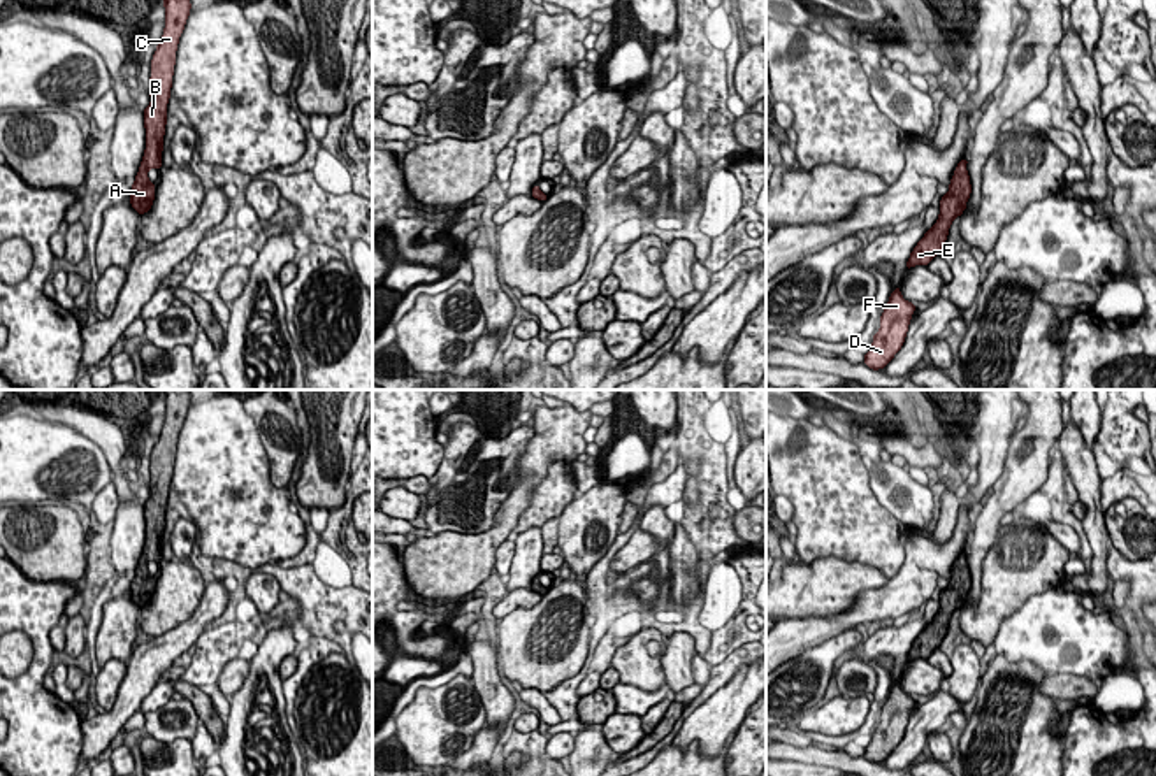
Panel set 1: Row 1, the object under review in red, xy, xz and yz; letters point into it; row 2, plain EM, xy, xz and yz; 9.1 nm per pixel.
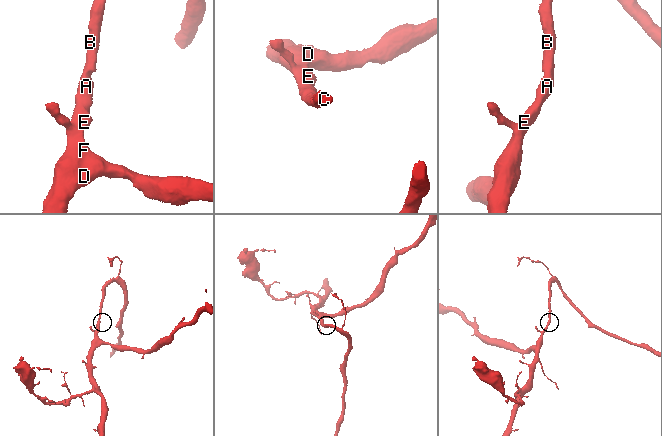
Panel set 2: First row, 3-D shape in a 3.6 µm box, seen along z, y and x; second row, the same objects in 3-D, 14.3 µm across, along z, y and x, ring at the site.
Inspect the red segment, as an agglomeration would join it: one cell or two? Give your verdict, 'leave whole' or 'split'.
leave whole

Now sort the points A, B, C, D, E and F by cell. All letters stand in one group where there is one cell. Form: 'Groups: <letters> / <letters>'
Groups: A B C D E F

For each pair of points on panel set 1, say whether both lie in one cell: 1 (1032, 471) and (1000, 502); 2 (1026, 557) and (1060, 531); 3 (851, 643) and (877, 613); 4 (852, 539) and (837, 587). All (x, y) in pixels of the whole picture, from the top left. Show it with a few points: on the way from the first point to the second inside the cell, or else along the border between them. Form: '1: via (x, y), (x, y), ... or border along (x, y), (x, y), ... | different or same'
1: via (1025, 478), (1007, 495) | same
2: border along (1042, 525), (1070, 555) | different
3: border along (854, 627), (837, 632), (817, 646) | different
4: border along (805, 562), (840, 557), (884, 574) | different

